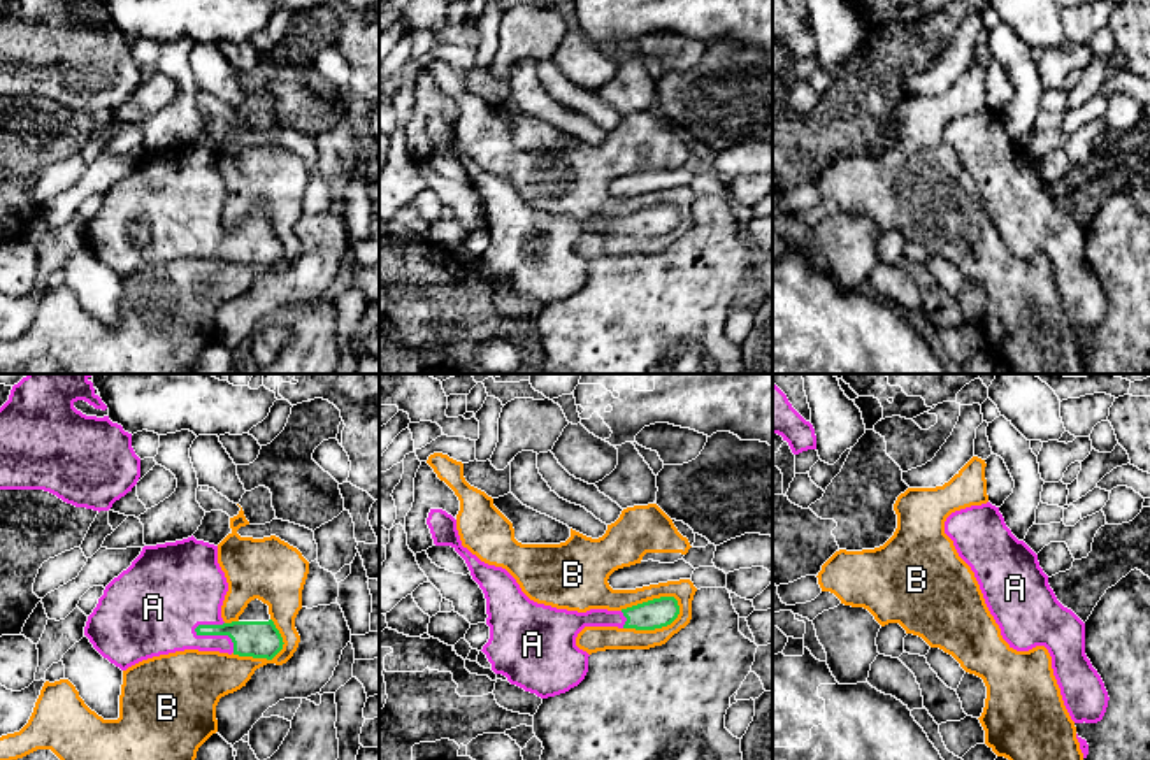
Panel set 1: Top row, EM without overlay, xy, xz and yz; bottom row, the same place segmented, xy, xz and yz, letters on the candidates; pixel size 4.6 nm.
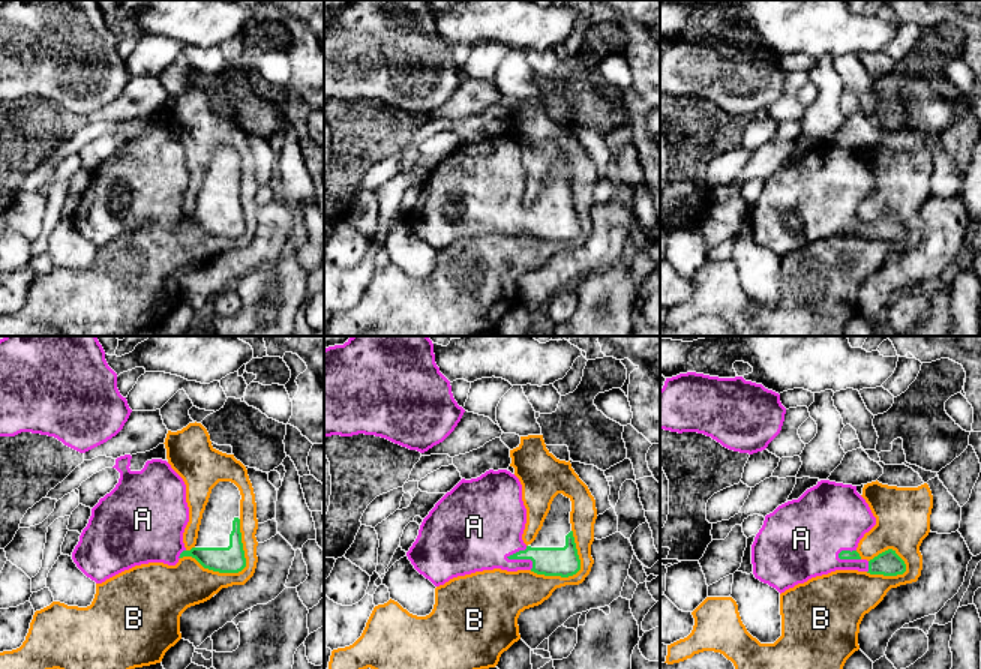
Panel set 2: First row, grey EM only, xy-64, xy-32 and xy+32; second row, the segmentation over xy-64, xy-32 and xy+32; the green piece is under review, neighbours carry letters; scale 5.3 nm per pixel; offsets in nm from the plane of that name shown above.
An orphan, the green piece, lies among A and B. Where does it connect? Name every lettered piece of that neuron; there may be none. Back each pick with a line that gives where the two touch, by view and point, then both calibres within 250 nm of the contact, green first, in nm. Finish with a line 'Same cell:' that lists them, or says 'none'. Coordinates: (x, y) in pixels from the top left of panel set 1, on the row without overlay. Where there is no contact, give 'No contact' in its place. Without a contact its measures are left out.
A: Touches green at xy (218, 241). Thickness 180 nm (green) against 340 nm
Same cell: A

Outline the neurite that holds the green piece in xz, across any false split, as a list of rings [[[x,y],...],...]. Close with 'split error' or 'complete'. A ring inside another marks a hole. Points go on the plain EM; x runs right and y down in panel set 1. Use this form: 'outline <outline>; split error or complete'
outline [[[430,116],[427,132],[434,151],[451,153],[485,200],[490,246],[481,258],[492,277],[541,305],[565,300],[585,286],[590,262],[576,253],[585,233],[655,237],[671,232],[679,221],[674,204],[653,205],[622,218],[578,219],[537,211],[506,176],[481,168],[462,153],[451,121]]]; split error

